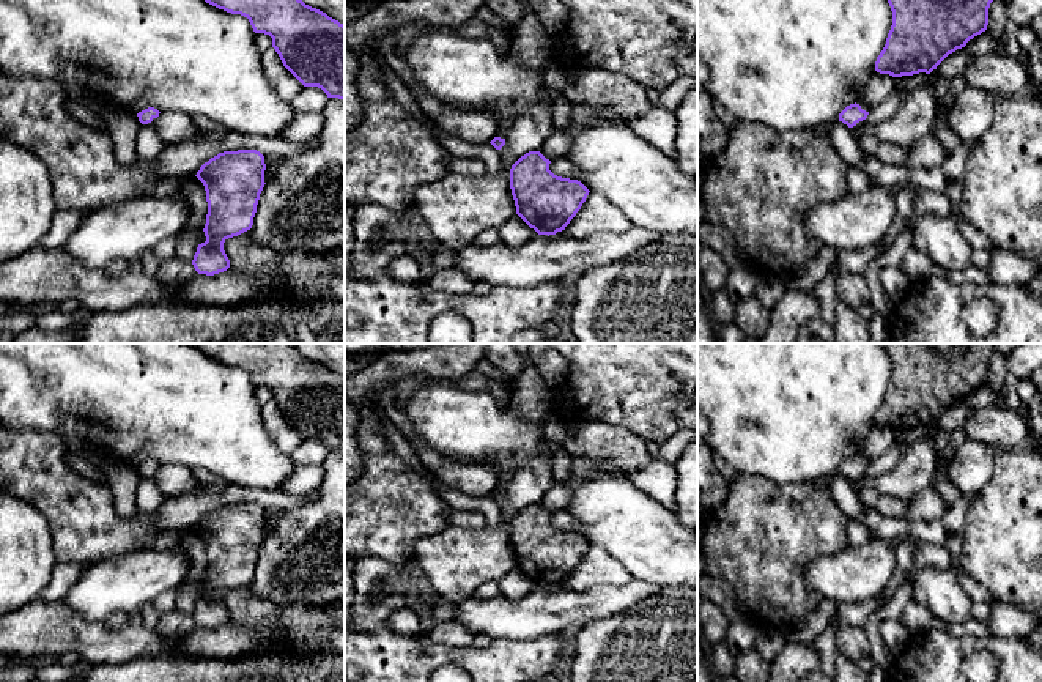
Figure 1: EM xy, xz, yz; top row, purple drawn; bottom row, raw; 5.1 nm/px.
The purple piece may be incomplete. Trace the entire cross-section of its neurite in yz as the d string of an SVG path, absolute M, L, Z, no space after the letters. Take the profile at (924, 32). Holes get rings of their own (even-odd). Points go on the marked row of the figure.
M888 0L892 25L875 71L892 77L930 74L952 52L987 30L993 0Z

